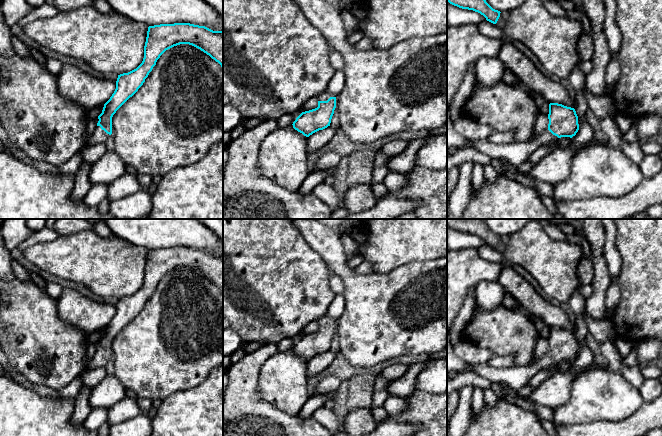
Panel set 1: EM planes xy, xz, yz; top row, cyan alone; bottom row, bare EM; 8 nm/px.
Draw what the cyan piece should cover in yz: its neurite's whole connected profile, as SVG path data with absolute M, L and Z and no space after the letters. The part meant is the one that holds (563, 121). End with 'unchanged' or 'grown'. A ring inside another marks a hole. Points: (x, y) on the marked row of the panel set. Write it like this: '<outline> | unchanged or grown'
M550 103L548 119L548 128L535 140L495 144L488 139L470 141L458 134L453 128L453 121L447 107L447 148L457 150L469 145L492 159L500 159L519 166L528 161L530 155L541 146L561 137L572 138L579 130L578 116L574 108Z | grown

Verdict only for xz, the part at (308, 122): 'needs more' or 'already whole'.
needs more

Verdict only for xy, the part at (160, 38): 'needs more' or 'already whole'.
needs more

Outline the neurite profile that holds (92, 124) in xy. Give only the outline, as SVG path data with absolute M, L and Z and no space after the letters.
M95 117L95 118L91 119L90 121L88 121L86 132L85 132L85 141L86 142L93 135L96 127L97 127L98 121L99 121L98 117Z

